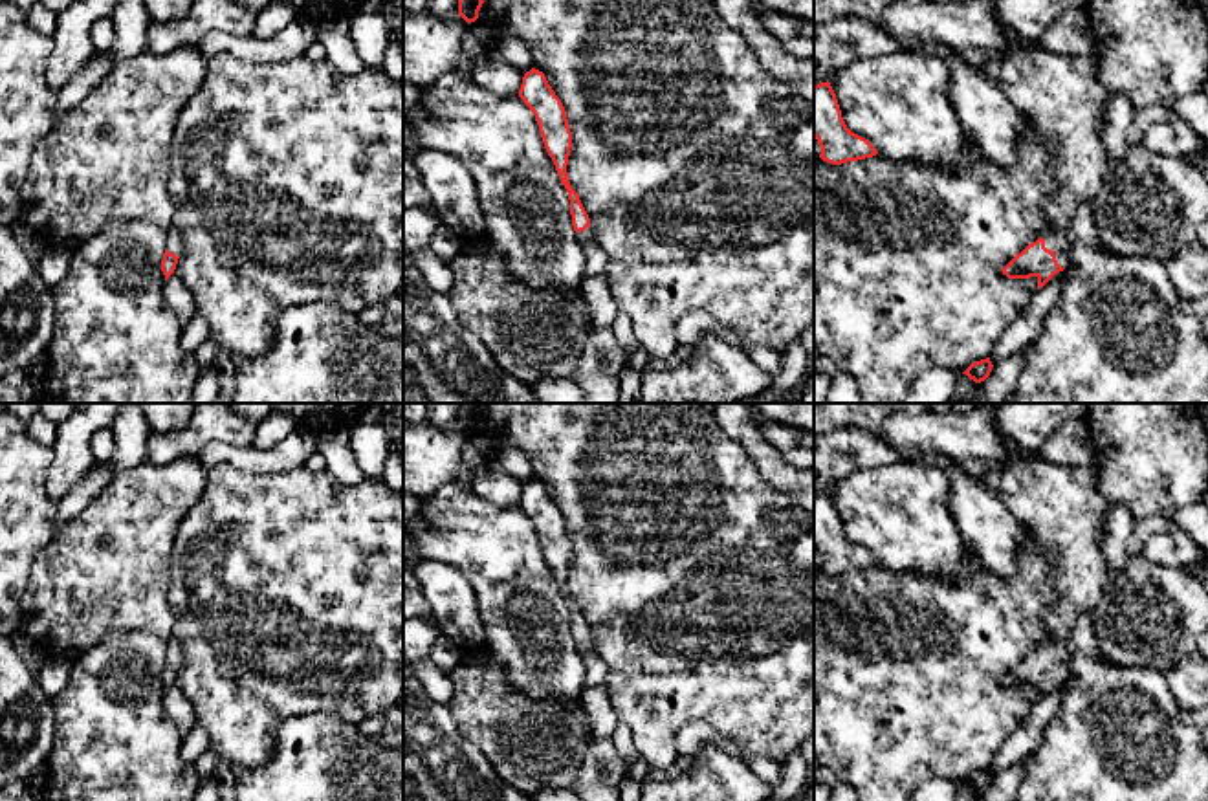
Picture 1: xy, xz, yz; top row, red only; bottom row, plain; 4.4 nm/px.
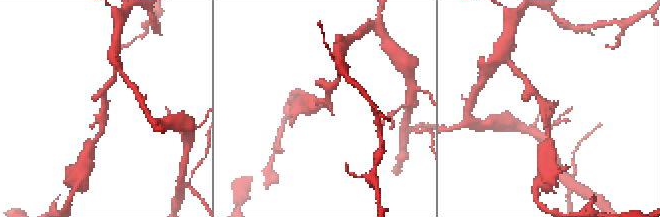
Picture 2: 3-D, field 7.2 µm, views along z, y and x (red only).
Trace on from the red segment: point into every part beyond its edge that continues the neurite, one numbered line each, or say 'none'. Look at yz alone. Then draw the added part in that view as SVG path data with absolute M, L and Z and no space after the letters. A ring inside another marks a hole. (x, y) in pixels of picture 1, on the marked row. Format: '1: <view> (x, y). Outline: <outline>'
1: yz (1082, 228). Outline: M1083 202L1071 224L1063 229L1052 227L1045 236L1045 247L1056 255L1061 268L1069 268L1069 246L1072 242L1083 242L1091 247L1100 247L1100 238L1094 225L1093 203Z

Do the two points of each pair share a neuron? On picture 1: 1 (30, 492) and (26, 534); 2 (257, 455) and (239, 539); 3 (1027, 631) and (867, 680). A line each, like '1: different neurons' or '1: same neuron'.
1: same neuron
2: different neurons
3: same neuron

